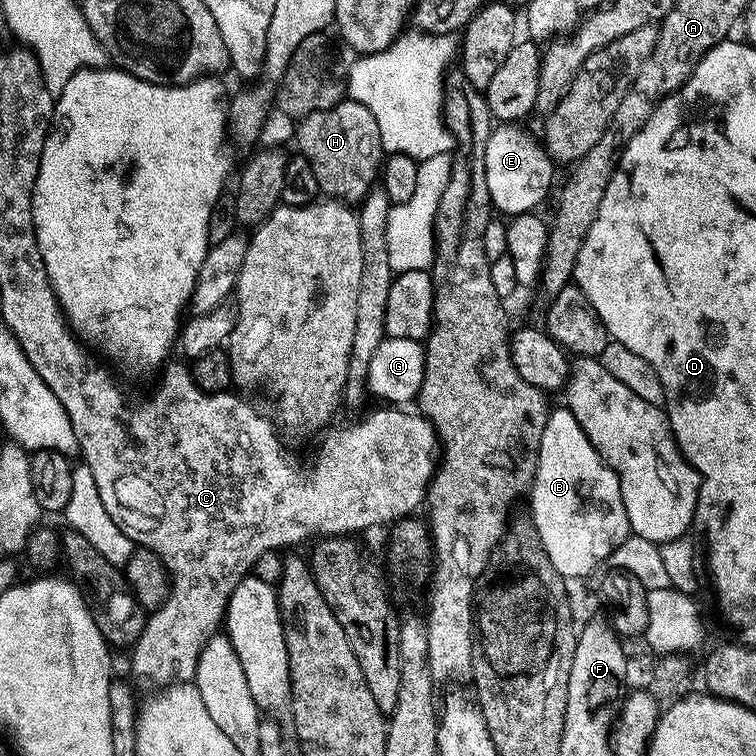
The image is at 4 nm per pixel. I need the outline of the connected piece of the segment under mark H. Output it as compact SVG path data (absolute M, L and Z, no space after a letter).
M345 98L330 110L318 110L295 125L295 151L309 163L325 197L356 206L377 183L382 171L378 125L366 106Z

